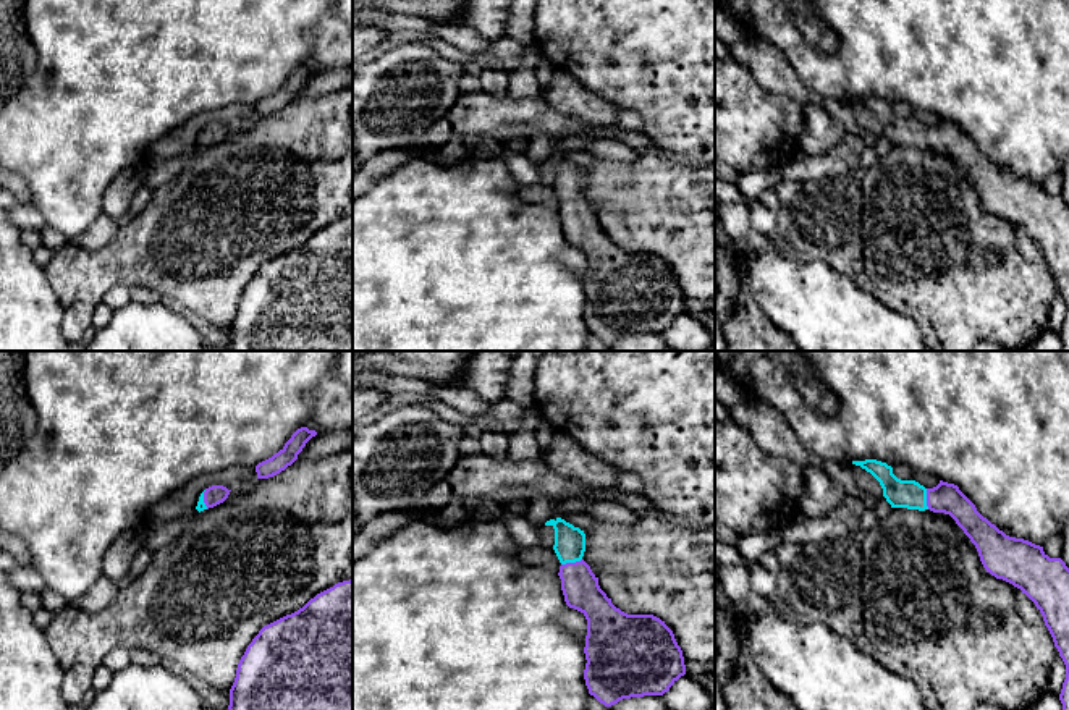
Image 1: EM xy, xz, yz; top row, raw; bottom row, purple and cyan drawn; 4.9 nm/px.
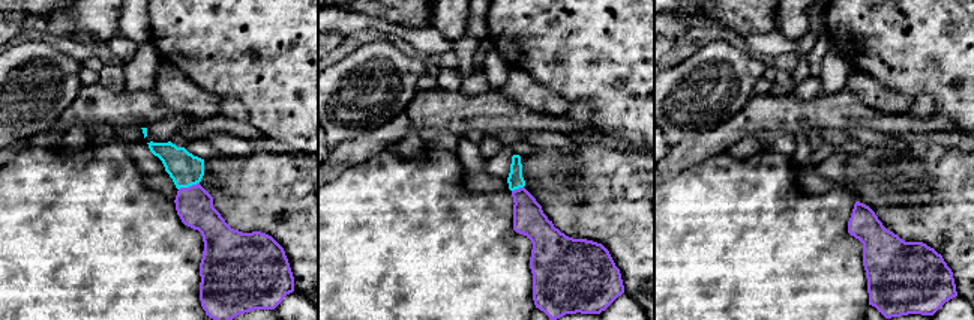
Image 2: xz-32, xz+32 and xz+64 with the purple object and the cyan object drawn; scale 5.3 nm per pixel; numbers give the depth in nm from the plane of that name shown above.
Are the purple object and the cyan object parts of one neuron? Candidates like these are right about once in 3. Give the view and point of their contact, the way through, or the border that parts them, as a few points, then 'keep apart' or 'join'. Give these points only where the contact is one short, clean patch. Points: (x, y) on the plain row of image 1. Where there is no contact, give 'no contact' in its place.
xz (571, 201) | across xz (579, 223), (571, 201), (570, 180) | join

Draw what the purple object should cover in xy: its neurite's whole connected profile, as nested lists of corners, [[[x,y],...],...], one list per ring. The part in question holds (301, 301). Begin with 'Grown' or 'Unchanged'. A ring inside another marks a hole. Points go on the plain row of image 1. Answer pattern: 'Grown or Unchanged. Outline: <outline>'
Unchanged. Outline: [[[353,217],[338,220],[317,231],[298,249],[270,260],[259,268],[238,301],[236,315],[230,327],[228,348],[230,351],[353,351]]]

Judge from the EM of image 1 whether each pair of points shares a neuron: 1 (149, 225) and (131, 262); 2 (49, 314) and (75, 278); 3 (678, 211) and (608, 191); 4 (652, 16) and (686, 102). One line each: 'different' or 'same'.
1: same
2: different
3: same
4: same

